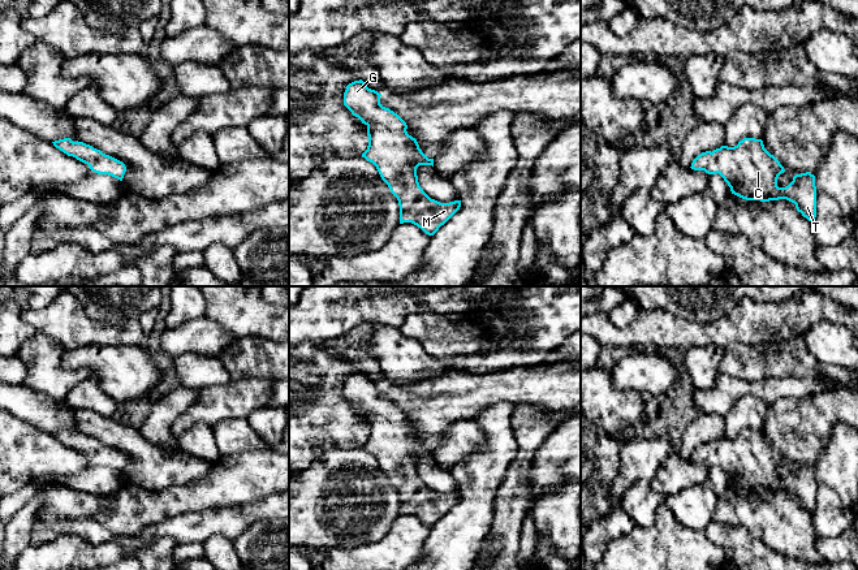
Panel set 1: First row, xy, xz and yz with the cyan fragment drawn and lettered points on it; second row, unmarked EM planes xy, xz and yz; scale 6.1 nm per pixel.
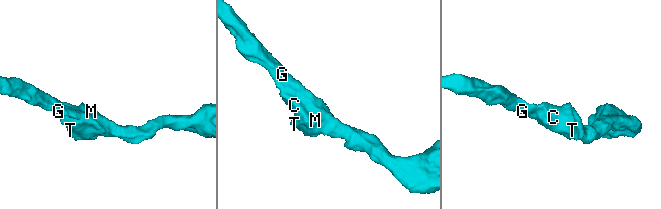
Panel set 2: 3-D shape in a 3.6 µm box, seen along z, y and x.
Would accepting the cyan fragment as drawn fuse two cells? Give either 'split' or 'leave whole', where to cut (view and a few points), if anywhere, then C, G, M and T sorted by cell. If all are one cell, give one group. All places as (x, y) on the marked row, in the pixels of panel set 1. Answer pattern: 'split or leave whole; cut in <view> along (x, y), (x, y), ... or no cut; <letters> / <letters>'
leave whole; no cut; C G M T

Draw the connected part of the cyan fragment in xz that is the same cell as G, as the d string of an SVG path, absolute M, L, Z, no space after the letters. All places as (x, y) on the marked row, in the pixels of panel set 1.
M359 79L349 83L344 105L367 126L368 146L362 154L372 163L400 206L400 224L411 223L434 236L461 207L461 200L440 203L419 186L417 168L432 165L415 138L408 134L406 122L380 104L375 90Z

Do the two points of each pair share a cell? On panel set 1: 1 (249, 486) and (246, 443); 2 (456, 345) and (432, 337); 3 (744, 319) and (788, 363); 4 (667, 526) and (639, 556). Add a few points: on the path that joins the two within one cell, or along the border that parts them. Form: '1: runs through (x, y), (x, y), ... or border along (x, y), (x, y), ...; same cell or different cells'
1: border along (266, 445), (259, 449), (220, 456); different cells
2: runs through (451, 340), (448, 337), (438, 337); same cell
3: border along (798, 336), (751, 345), (738, 342); different cells
4: runs through (663, 534), (647, 549); same cell

